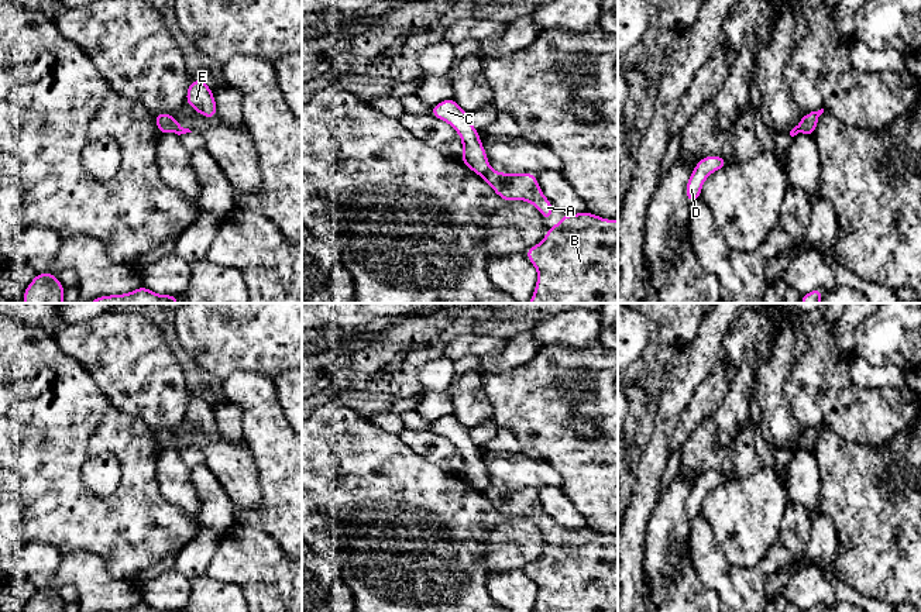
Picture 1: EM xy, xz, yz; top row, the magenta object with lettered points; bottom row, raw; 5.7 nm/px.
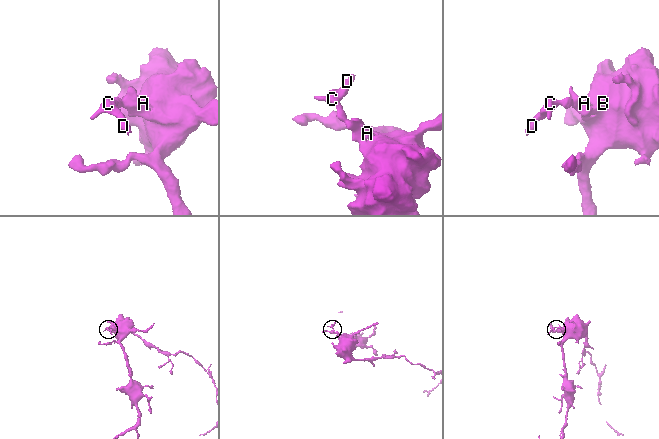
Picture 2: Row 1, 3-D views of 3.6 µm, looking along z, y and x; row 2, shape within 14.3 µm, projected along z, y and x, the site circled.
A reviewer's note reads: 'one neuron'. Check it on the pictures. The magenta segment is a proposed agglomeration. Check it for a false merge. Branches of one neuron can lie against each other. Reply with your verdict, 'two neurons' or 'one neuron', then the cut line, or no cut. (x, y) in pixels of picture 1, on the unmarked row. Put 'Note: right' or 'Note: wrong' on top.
Note: wrong
two neurons; cut xy (174, 433), (174, 443), (171, 446)

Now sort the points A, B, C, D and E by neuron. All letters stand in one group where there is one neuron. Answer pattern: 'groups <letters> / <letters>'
groups A B E / C D

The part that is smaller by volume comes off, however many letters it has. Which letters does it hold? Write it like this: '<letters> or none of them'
C, D

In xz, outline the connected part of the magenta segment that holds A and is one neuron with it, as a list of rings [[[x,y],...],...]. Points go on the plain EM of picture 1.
[[[489,486],[484,495],[487,501],[505,518],[526,516],[530,518],[543,532],[544,539],[550,537],[551,527],[556,525],[549,515],[544,513],[536,489],[504,489]]]

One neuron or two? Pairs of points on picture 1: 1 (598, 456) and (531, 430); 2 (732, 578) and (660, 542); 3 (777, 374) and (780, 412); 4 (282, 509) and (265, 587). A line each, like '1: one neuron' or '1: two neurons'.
1: one neuron
2: two neurons
3: one neuron
4: two neurons

